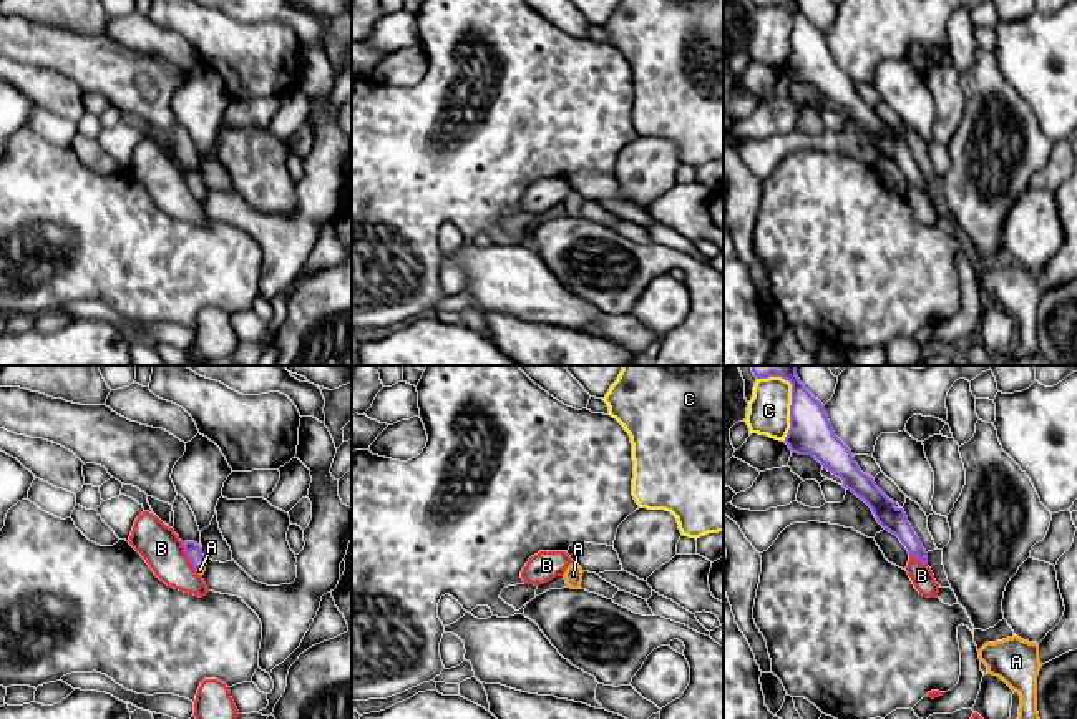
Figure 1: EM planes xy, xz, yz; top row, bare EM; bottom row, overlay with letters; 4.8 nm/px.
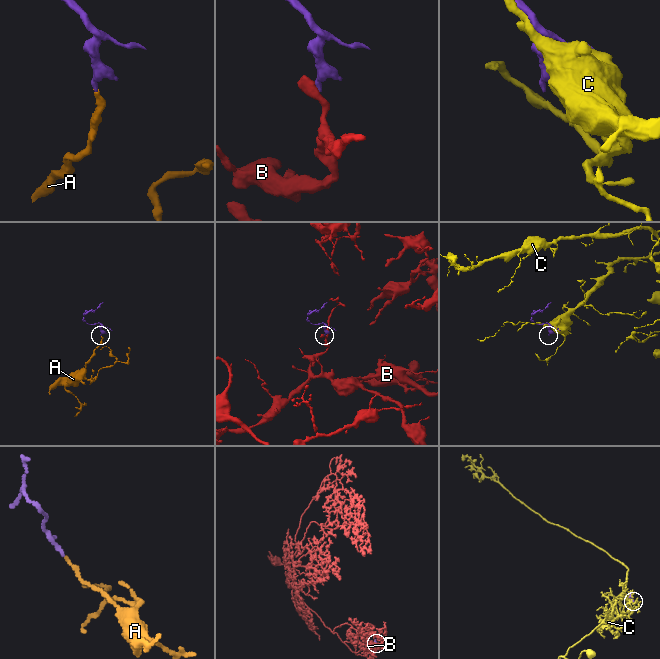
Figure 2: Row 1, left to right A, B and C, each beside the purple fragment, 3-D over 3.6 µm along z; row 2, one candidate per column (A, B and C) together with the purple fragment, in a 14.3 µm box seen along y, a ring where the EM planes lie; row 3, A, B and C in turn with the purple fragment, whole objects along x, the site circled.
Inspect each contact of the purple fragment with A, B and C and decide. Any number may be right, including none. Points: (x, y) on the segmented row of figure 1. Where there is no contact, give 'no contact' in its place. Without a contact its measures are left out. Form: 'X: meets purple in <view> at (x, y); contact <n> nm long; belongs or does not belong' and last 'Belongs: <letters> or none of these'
A: meets purple in xy at (201, 567); contact 80 nm long; belongs
B: meets purple in xy at (188, 557); contact 150 nm long; does not belong
C: meets purple in yz at (792, 396); contact 340 nm long; does not belong
Belongs: A

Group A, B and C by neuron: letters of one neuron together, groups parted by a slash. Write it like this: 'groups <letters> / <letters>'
groups A / B / C

